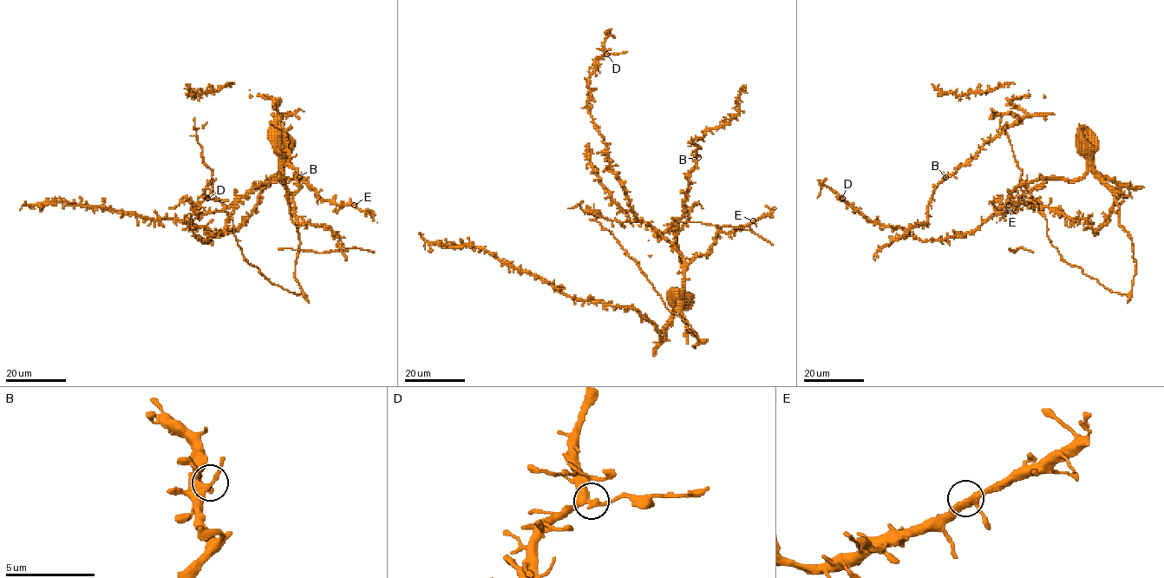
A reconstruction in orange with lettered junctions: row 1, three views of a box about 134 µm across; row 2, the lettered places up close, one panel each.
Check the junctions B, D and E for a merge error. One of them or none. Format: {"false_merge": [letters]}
{"false_merge": ["D"]}

